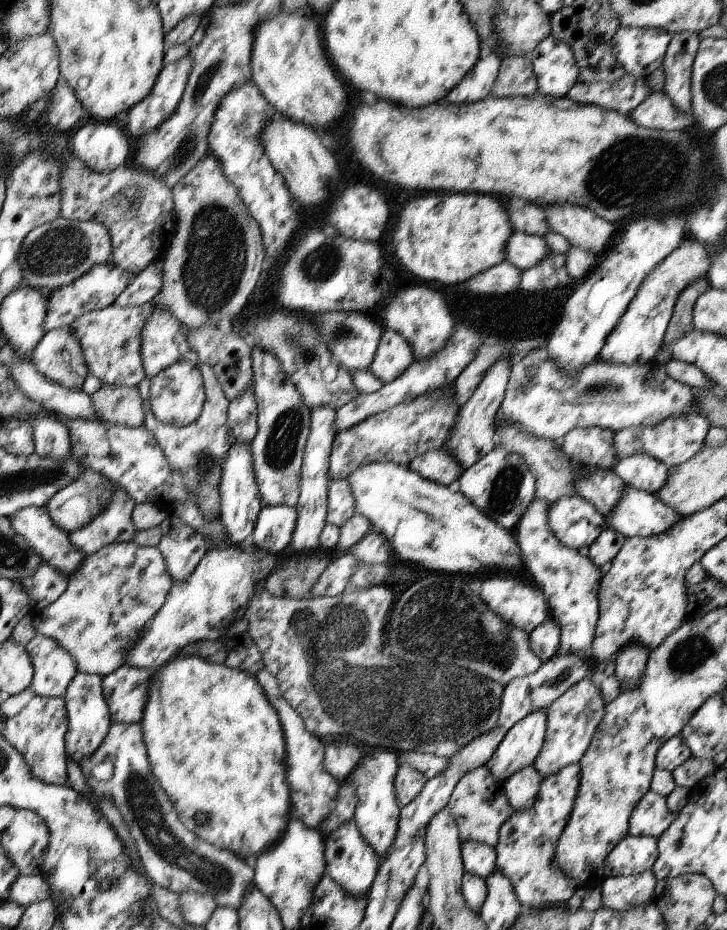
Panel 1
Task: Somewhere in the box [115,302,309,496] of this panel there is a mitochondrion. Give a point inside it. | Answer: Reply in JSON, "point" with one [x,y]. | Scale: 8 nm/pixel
{"point":[202,466]}

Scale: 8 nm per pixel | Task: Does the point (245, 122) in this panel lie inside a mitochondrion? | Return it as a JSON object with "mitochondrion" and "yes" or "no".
{"mitochondrion":"yes"}

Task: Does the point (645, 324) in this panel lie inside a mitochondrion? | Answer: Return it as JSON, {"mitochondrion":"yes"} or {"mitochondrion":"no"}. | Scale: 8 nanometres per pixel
{"mitochondrion":"no"}

